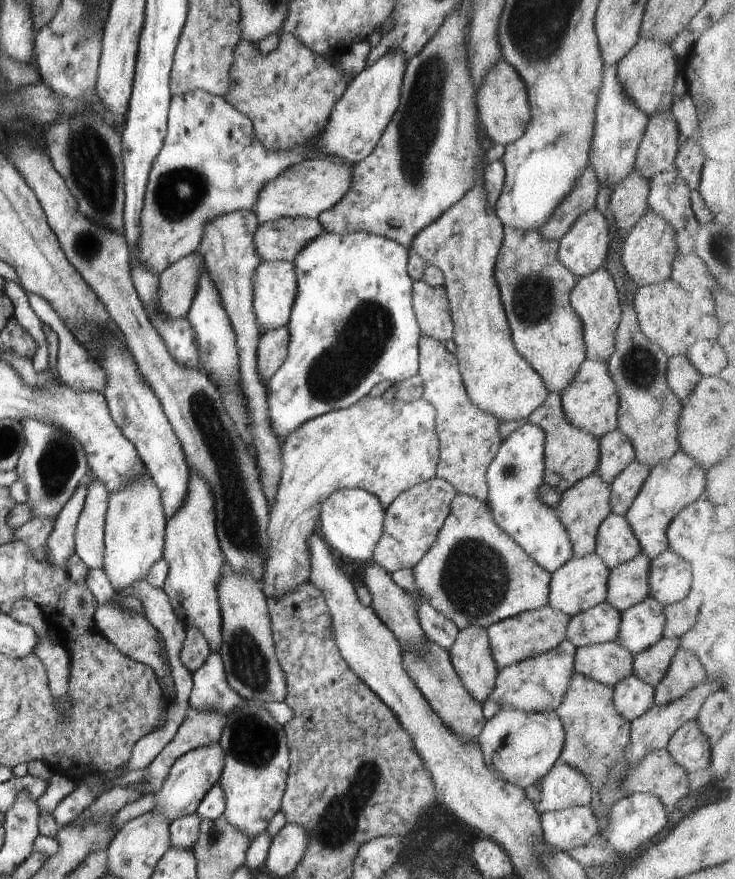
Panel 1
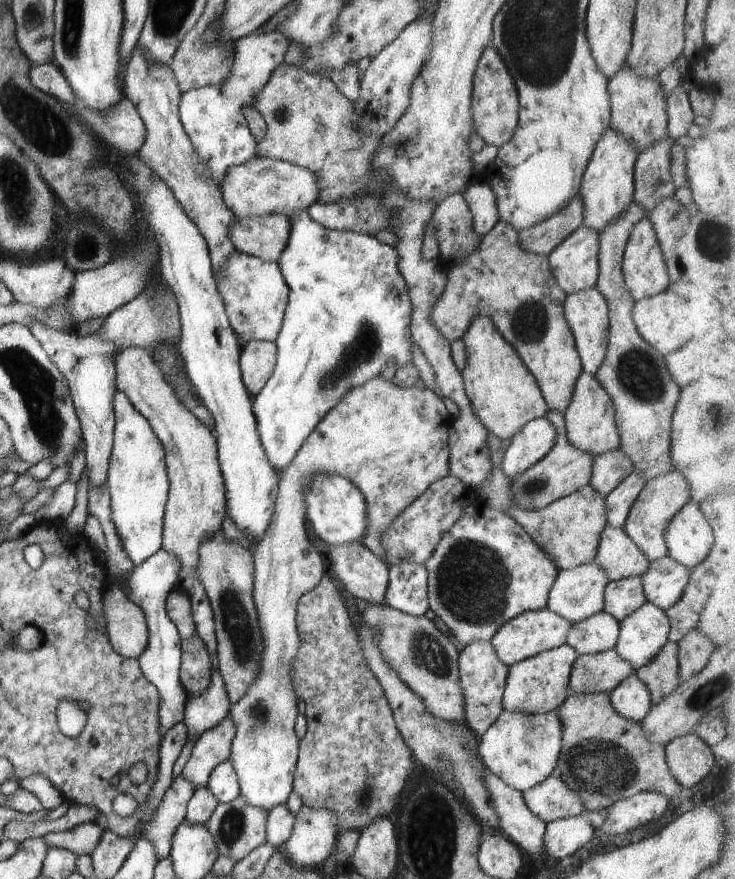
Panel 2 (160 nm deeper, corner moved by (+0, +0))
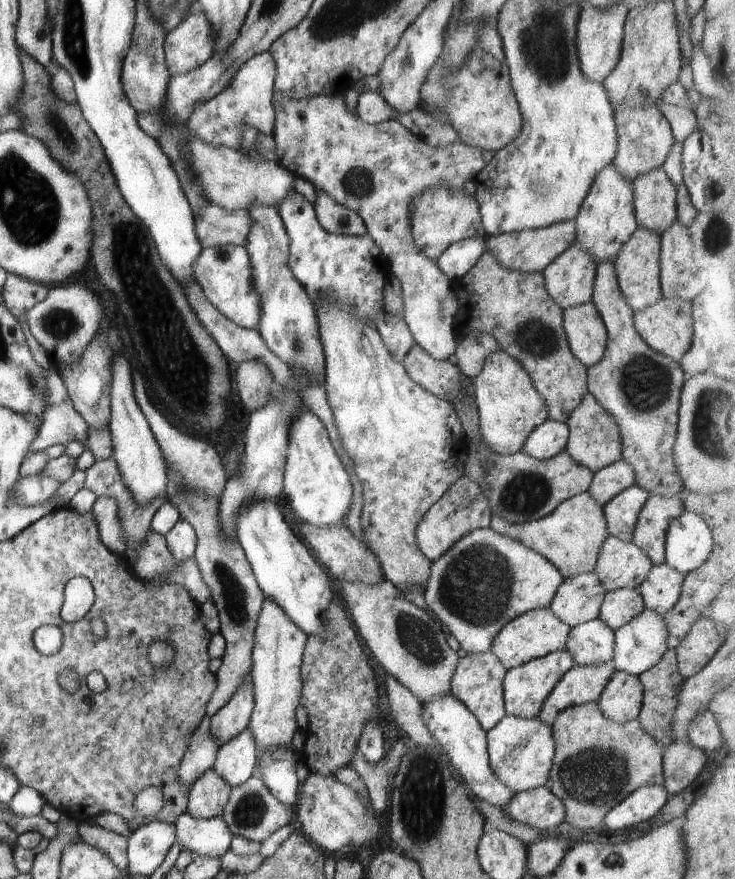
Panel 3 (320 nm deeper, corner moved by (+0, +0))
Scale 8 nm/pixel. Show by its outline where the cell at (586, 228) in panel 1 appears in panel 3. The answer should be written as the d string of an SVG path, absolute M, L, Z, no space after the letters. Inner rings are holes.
M576 242L554 259L542 272L546 292L566 309L590 303L597 264Z

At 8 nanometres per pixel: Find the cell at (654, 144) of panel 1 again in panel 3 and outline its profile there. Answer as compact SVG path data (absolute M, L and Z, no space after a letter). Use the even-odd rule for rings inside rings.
M662 167L636 177L632 183L638 226L663 235L677 220L675 184Z

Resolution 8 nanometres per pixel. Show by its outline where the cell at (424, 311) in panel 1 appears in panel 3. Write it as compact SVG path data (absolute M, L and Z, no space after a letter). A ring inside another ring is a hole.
M486 251L462 278L453 282L453 289L459 304L454 319L456 333L466 336L474 331L480 331L494 337L499 342L501 350L515 358L529 374L536 390L546 402L549 419L565 423L589 393L587 368L572 354L563 327L563 310L546 292L542 273L508 270L498 264L491 252Z

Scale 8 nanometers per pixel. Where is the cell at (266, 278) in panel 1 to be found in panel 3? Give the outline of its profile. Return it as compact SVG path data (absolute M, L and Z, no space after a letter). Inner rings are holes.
M224 245L203 248L193 264L193 278L207 301L222 316L240 328L255 330L261 317L259 298L251 281L251 266L243 246Z

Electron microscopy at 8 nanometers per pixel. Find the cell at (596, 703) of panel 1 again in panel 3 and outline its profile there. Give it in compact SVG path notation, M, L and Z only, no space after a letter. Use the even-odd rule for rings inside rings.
M598 703L581 704L568 707L558 714L551 724L552 738L555 742L555 755L550 769L550 790L565 806L565 829L576 834L576 828L588 830L596 828L606 814L625 800L631 792L644 785L662 785L664 749L642 730L638 720L624 724L612 722L598 708Z

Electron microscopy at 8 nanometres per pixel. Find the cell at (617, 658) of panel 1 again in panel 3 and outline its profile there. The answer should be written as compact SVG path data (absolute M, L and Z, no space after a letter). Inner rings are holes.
M613 659L594 666L574 665L559 678L546 697L537 718L550 727L558 714L568 707L597 702L614 671Z

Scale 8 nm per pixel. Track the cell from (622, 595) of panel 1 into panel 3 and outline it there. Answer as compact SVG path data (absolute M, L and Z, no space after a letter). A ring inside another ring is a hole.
M638 588L618 589L605 593L599 608L599 619L615 632L644 609L645 606Z

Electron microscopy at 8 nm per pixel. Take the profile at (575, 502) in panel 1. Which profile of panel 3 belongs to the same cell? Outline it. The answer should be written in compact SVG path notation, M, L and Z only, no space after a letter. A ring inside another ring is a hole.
M588 492L576 495L564 501L552 514L540 520L512 525L498 515L491 517L491 529L520 541L524 546L535 550L540 556L551 562L564 579L577 574L591 573L598 560L601 548L609 537L607 522L596 499Z

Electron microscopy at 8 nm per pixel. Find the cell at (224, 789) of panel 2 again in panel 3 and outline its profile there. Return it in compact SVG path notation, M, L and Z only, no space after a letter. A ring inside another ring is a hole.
M246 727L220 748L212 769L233 789L256 774L257 742Z

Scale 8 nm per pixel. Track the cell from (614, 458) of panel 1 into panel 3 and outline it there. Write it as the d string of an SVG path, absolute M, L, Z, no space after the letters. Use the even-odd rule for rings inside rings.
M619 460L594 473L588 493L600 506L604 506L634 484L634 469L626 461Z

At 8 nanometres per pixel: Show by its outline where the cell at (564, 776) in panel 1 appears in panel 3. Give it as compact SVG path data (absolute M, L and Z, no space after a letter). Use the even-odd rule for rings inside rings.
M544 787L515 793L500 808L511 820L539 829L565 829L565 806Z

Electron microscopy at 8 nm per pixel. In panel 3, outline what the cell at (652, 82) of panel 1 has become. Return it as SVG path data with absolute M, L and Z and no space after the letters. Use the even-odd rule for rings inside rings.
M617 105L614 107L614 112L617 128L617 155L612 164L629 181L649 173L652 169L660 169L670 154L675 138L659 105L646 105L641 109Z

